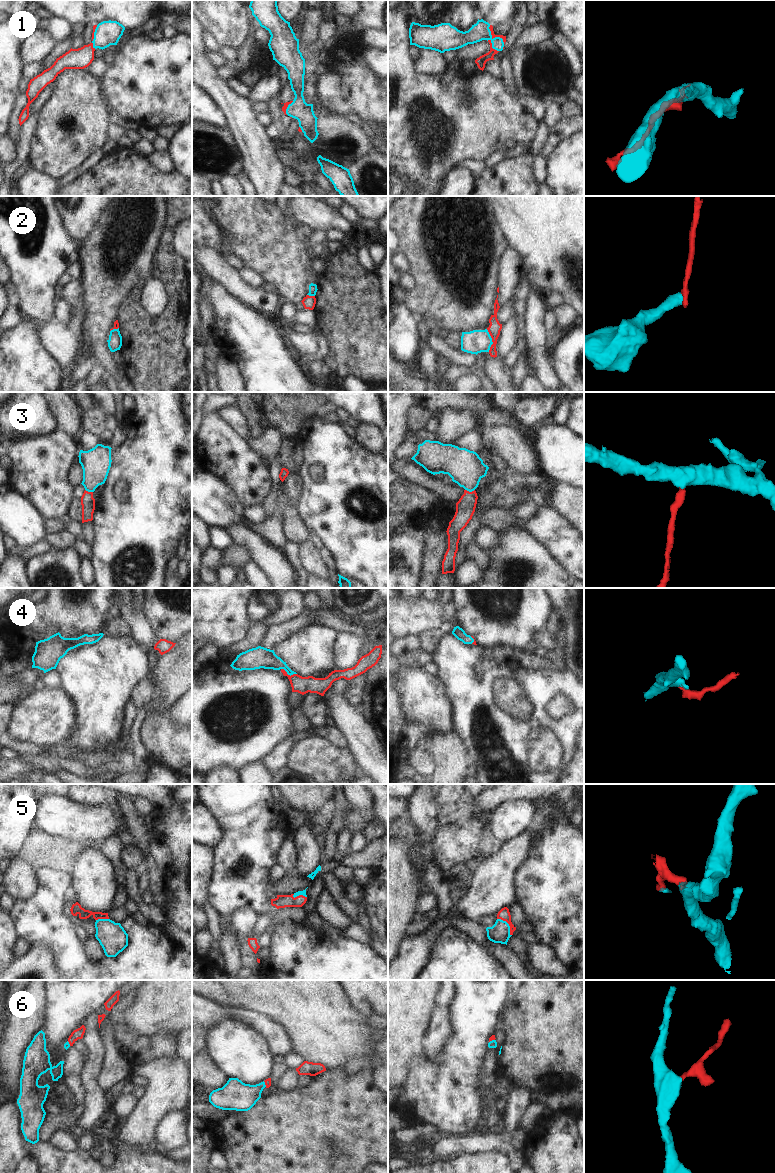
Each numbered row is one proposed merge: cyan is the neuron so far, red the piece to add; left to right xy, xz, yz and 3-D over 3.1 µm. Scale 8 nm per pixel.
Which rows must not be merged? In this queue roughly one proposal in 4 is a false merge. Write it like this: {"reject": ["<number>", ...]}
{"reject": ["2"]}

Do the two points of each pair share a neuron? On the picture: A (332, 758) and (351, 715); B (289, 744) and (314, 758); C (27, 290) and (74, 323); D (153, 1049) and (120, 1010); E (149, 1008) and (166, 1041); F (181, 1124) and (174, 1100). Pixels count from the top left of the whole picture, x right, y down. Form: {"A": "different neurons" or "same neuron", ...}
{"A": "different neurons", "B": "different neurons", "C": "different neurons", "D": "same neuron", "E": "different neurons", "F": "different neurons"}

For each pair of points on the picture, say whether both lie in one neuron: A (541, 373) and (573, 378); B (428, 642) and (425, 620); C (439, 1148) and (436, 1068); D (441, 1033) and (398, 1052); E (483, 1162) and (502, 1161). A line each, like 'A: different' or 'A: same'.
A: different
B: different
C: different
D: different
E: same

